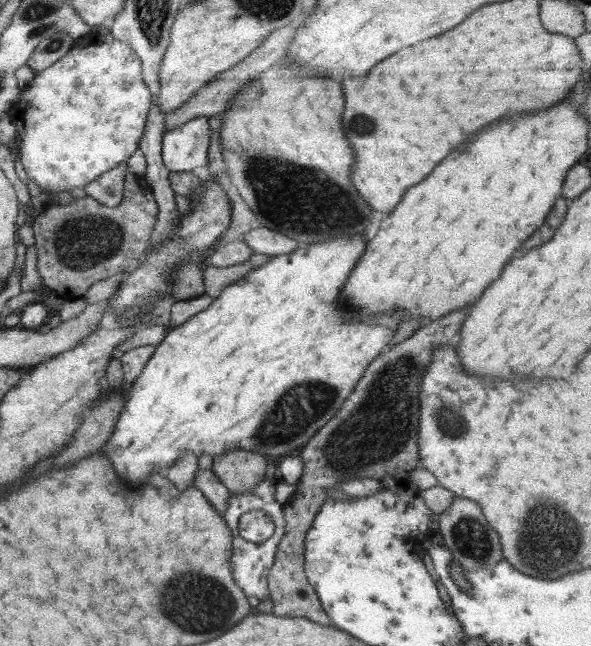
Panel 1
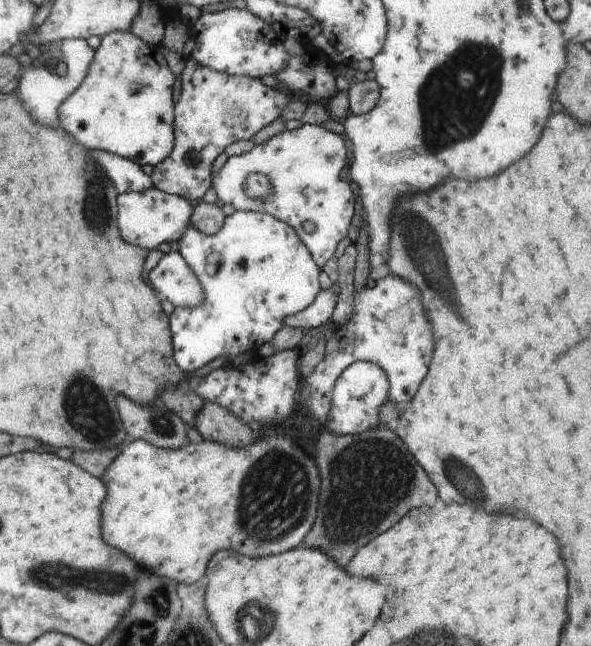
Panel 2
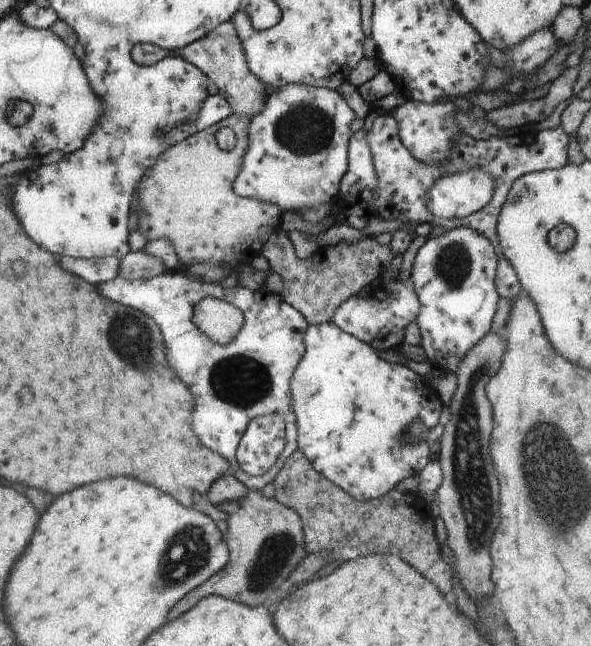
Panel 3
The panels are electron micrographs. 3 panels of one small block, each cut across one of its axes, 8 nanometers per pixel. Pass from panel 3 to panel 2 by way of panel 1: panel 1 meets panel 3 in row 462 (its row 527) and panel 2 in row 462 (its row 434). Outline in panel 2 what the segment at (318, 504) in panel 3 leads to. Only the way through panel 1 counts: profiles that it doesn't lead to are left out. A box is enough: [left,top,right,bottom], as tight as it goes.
[302,426,438,568]

